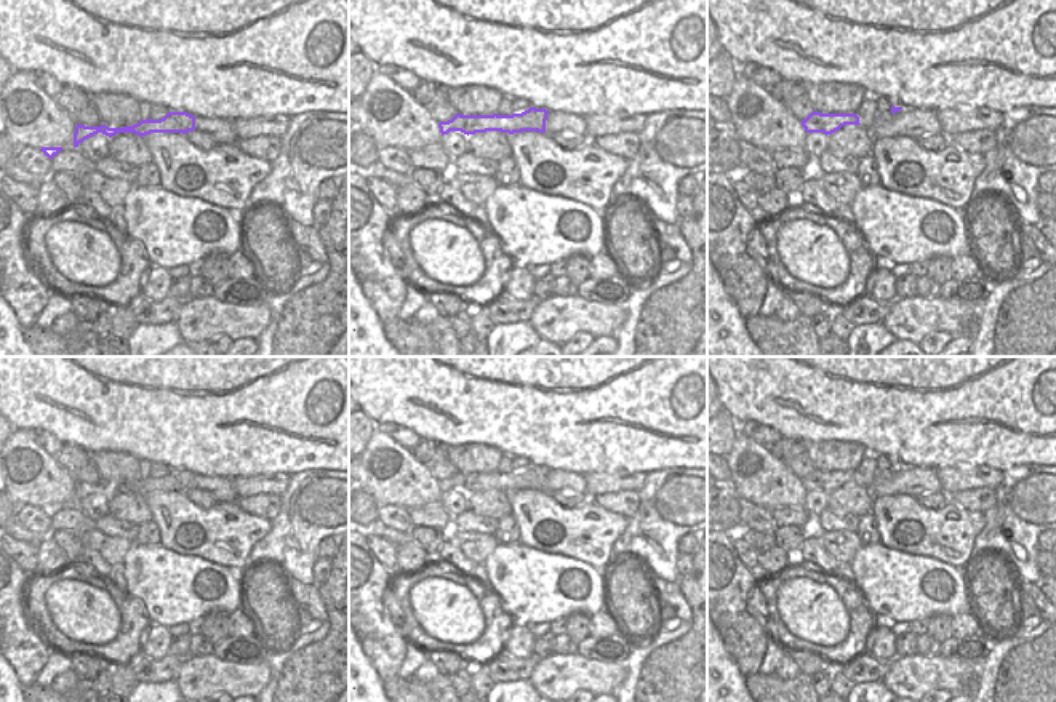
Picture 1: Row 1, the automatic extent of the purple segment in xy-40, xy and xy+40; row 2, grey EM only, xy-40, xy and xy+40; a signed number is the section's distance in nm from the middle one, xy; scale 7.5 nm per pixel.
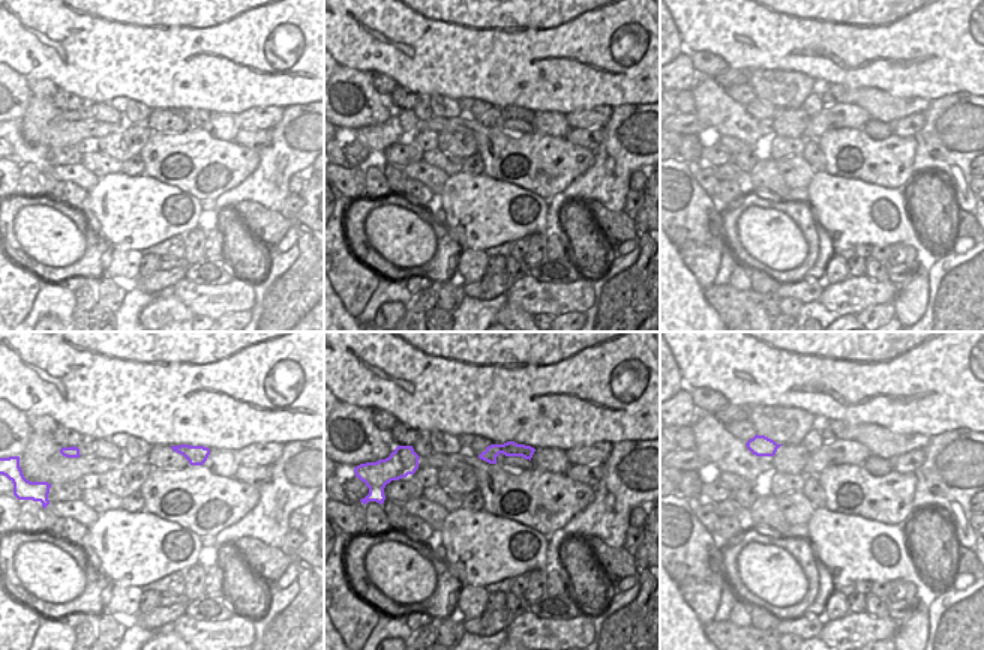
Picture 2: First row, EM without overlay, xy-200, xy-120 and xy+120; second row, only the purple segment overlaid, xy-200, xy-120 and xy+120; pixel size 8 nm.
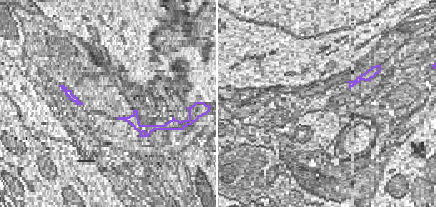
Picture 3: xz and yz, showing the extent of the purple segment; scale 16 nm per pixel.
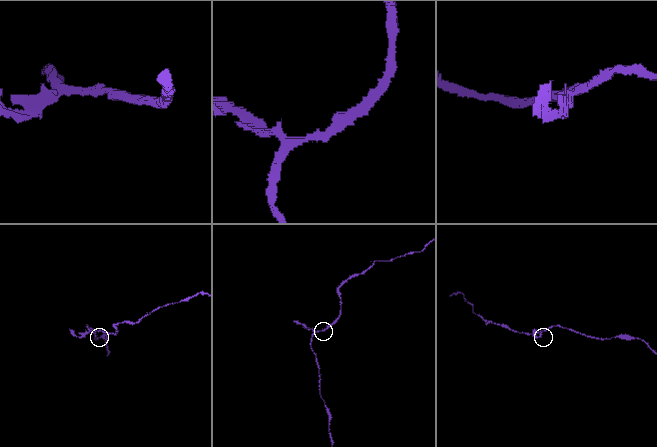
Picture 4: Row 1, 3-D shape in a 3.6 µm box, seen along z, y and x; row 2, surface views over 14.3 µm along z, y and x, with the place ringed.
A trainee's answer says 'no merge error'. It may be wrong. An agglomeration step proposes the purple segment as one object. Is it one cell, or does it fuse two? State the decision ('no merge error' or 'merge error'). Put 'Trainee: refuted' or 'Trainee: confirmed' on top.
Trainee: refuted
merge error

